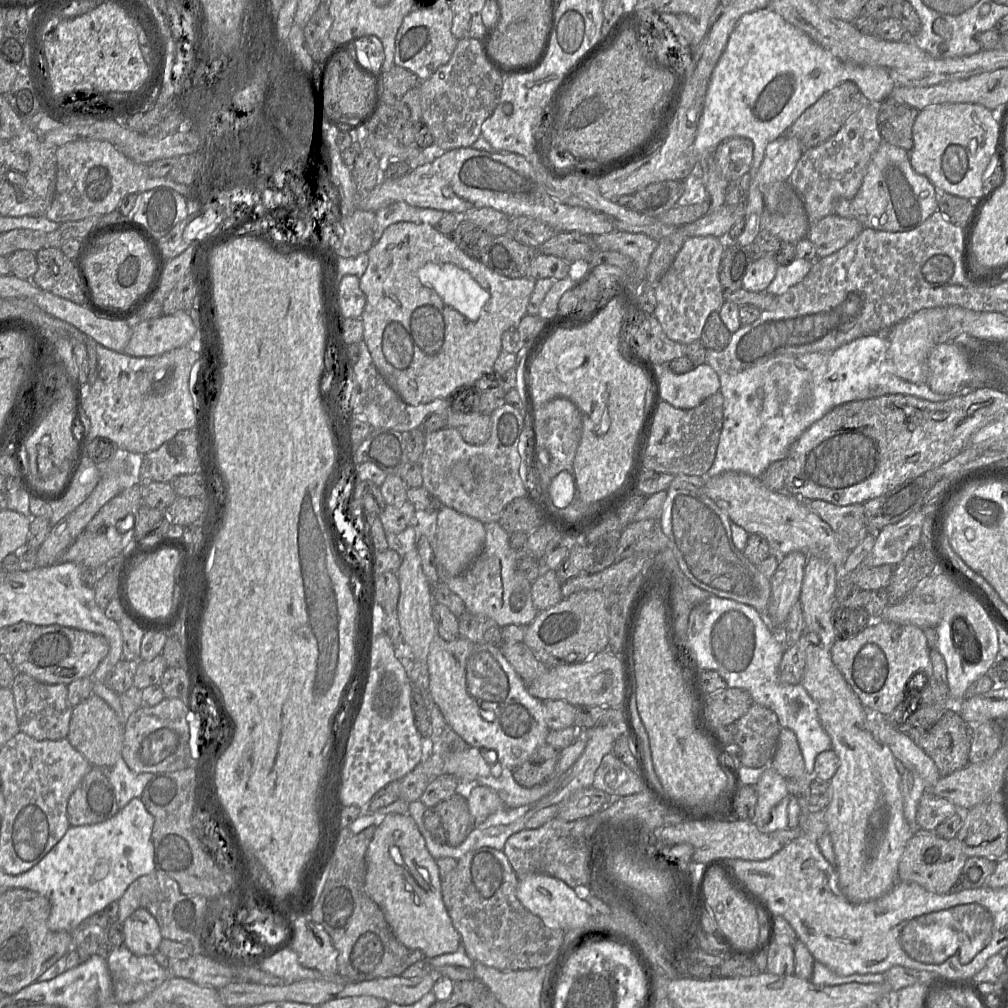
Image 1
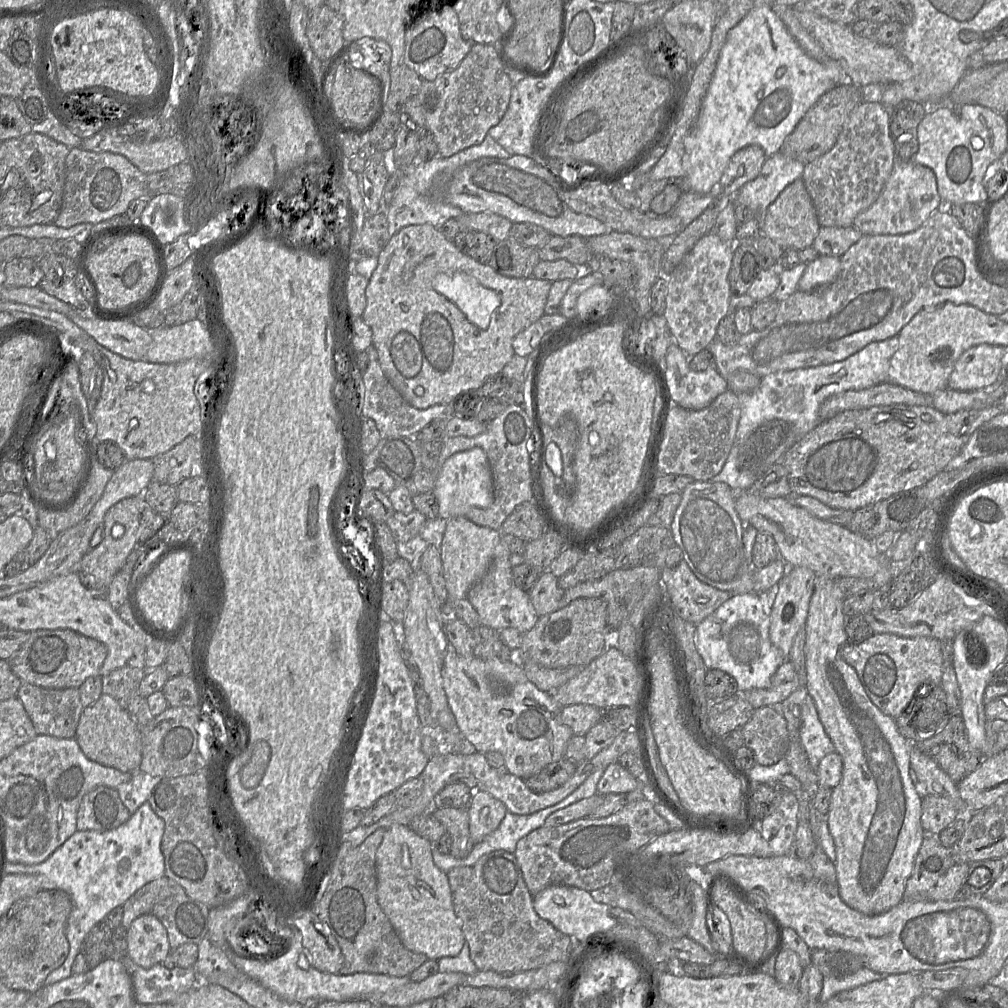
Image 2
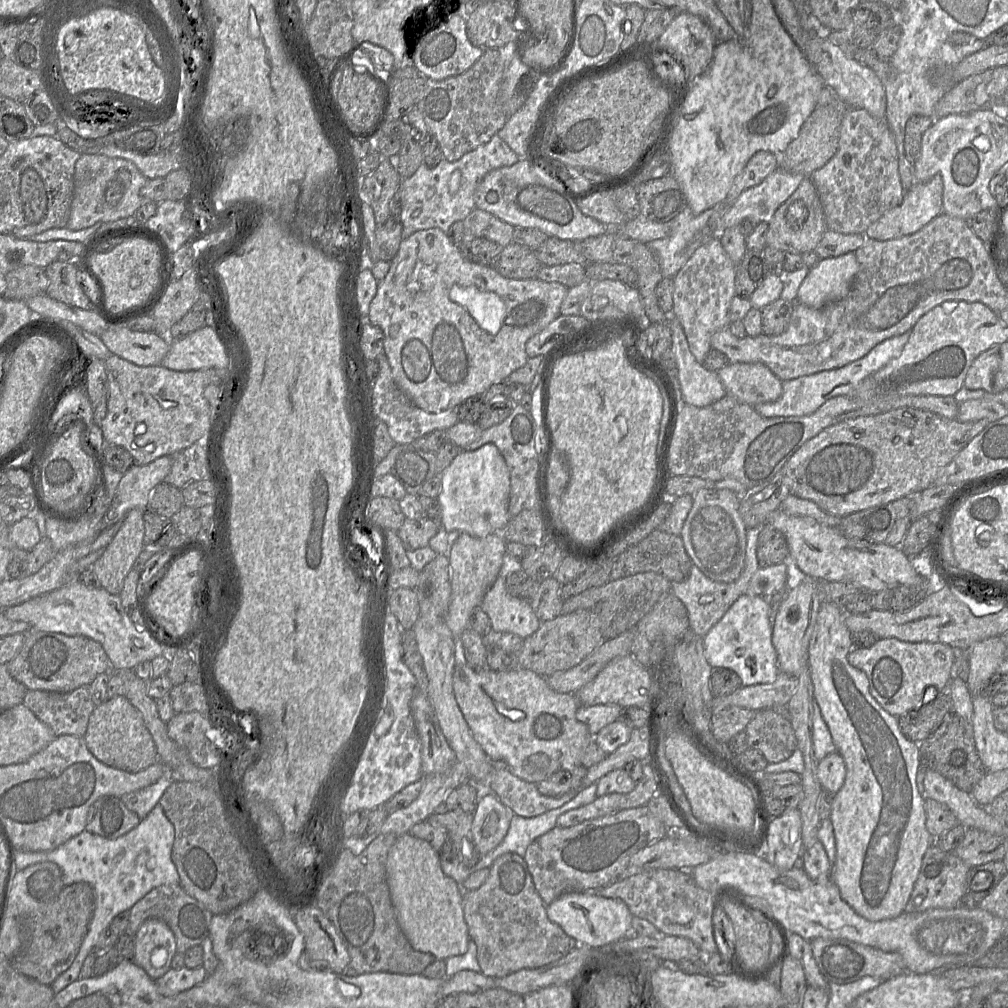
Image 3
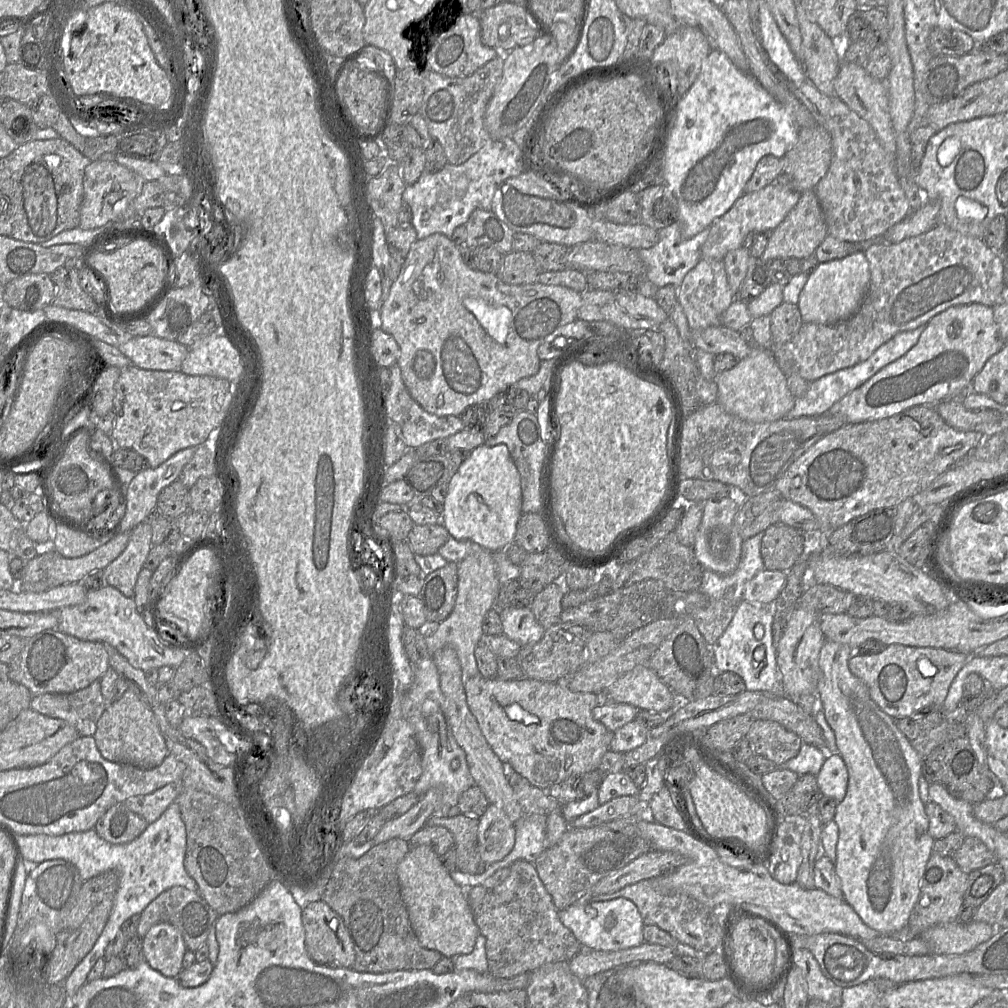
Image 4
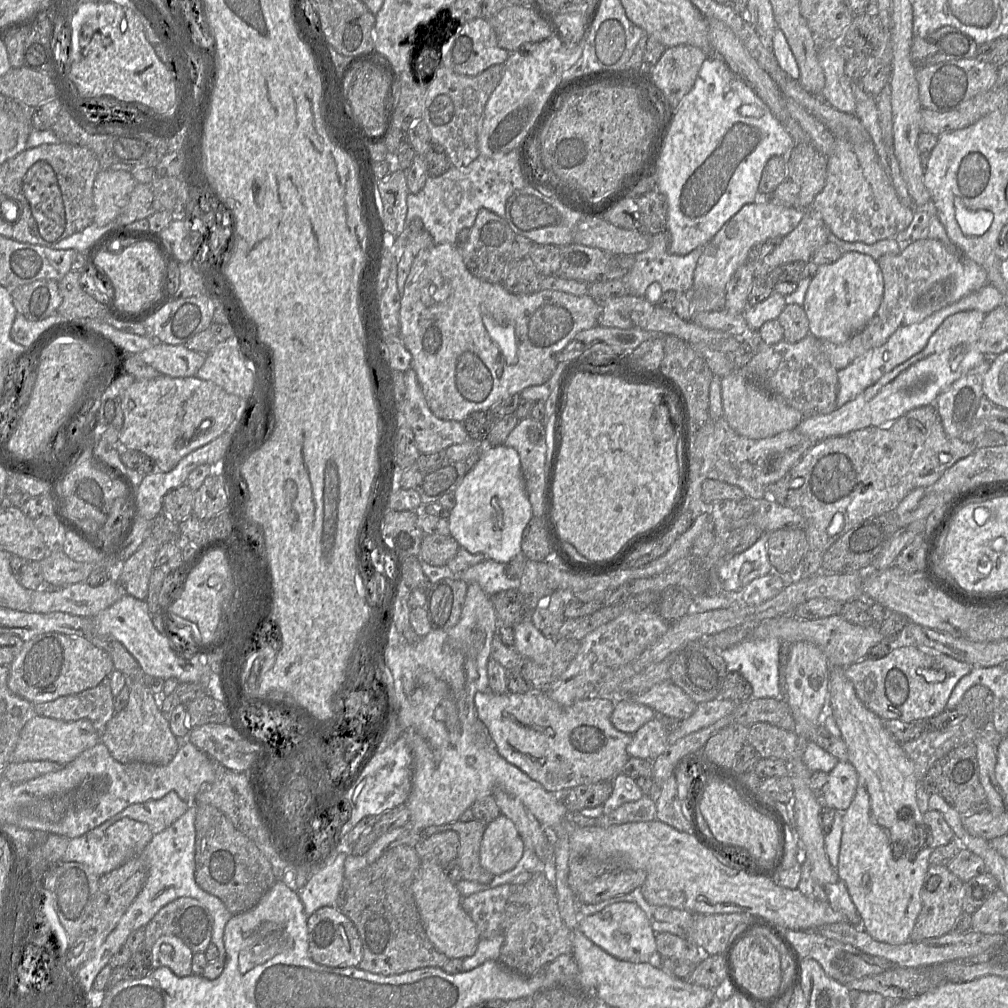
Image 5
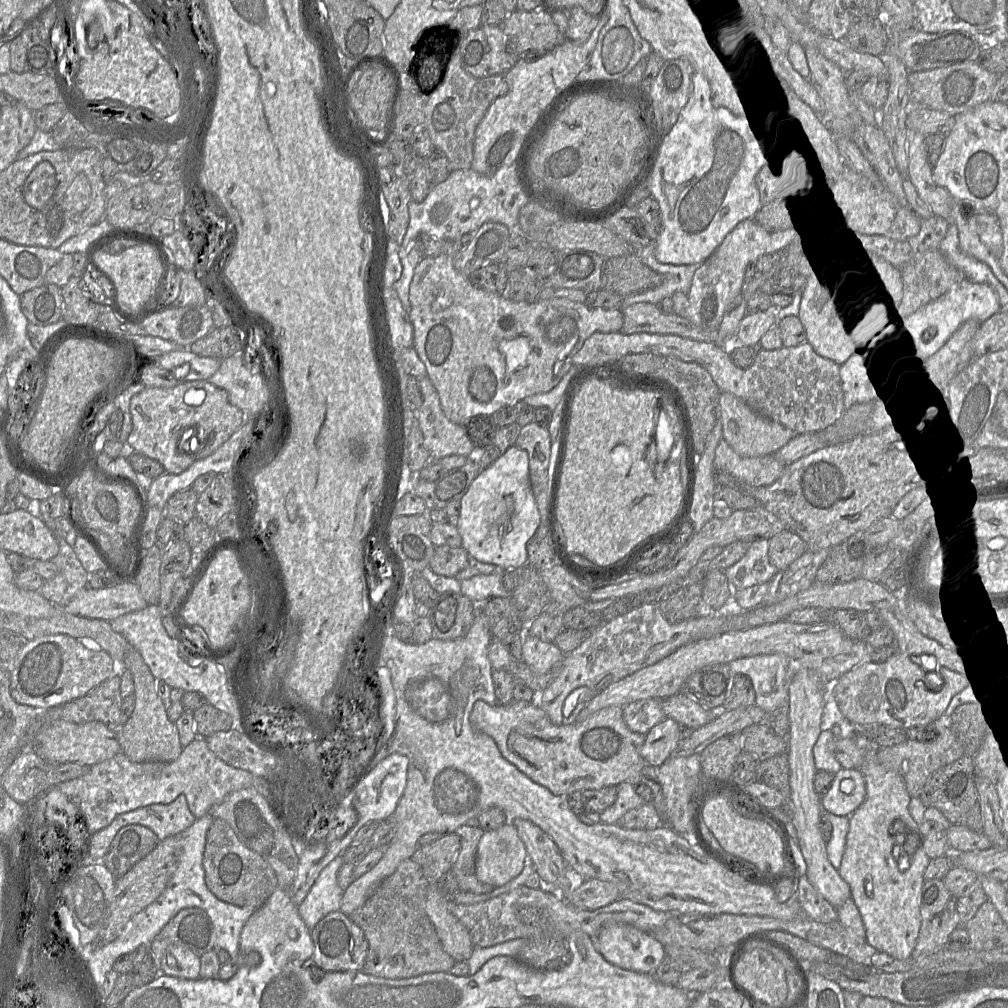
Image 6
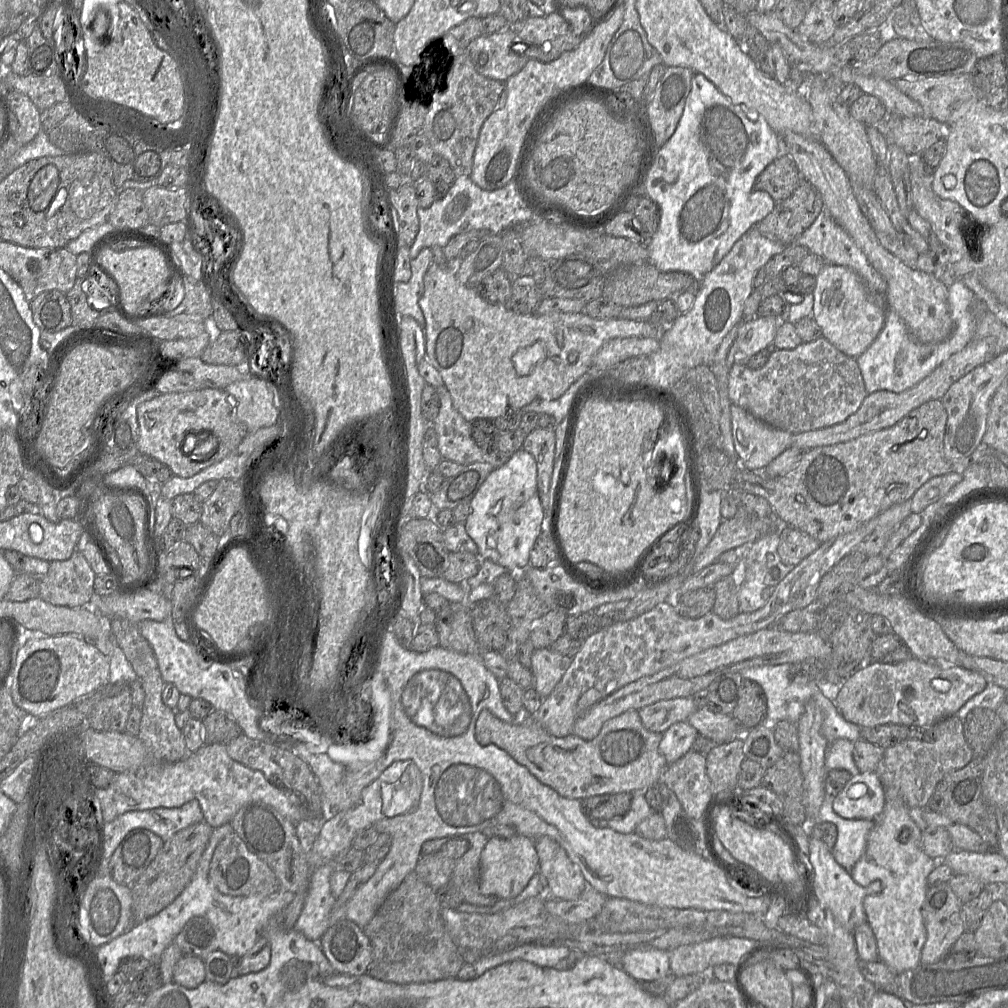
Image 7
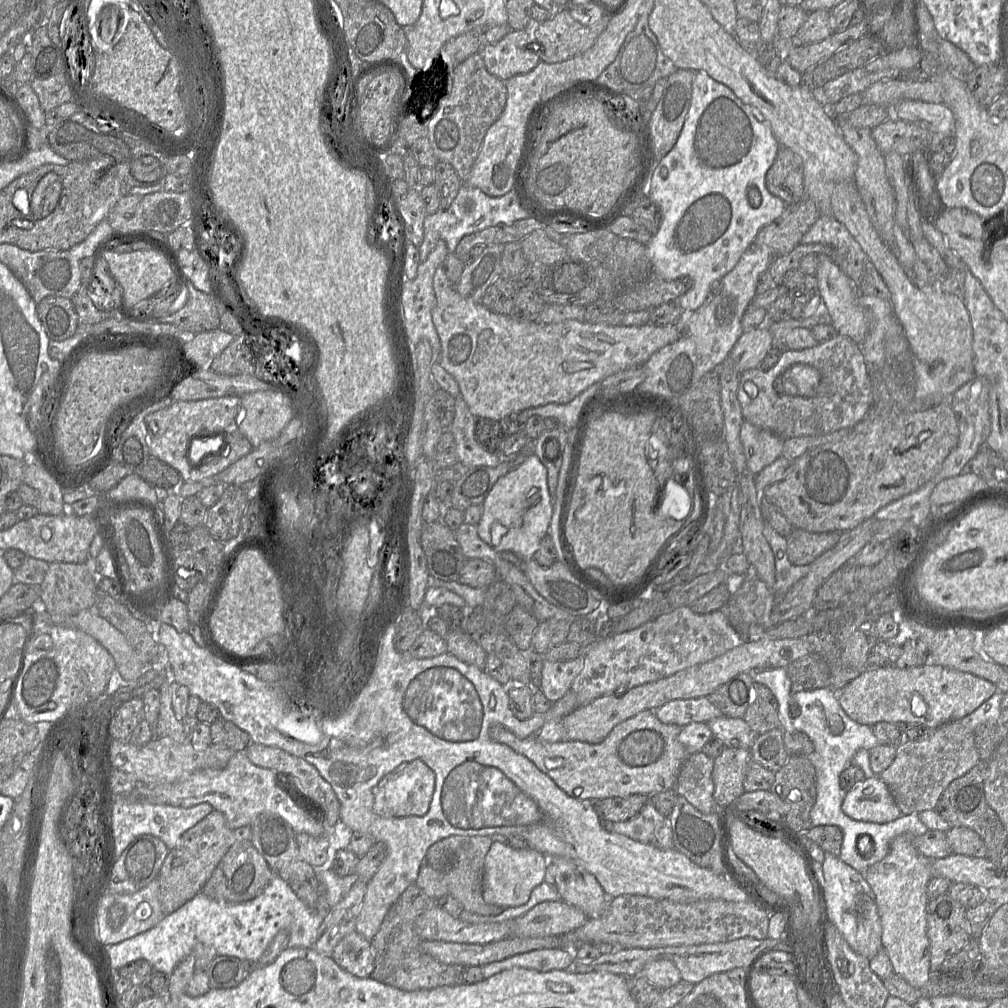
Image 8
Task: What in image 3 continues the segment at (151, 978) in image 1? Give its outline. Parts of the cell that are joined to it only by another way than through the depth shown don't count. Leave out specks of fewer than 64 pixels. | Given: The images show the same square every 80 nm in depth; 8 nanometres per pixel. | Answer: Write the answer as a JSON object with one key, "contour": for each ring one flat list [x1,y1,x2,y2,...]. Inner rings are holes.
{"contour":[[202,966,195,969,171,968,162,977,157,978,155,982,162,995,171,997,202,983,207,976,207,971]]}

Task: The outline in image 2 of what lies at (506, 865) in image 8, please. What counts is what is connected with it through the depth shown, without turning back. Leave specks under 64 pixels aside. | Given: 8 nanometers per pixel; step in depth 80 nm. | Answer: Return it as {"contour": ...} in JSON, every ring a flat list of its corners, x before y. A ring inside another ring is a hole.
{"contour":[[482,790,472,791,467,811,474,844,496,830,508,812,501,801]]}

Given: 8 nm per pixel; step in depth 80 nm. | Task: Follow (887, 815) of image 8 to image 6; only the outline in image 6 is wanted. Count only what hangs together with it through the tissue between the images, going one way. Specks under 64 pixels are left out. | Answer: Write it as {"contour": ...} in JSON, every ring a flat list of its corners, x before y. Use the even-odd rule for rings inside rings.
{"contour":[[842,768,835,773,830,789,821,797,821,807,838,816,850,816,865,796,866,783,861,770]]}

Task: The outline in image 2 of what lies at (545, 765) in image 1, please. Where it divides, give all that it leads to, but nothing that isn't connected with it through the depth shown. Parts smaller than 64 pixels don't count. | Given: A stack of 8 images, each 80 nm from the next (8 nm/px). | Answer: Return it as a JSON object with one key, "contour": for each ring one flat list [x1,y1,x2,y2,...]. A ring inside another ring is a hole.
{"contour":[[568,758,555,761,543,768,539,773,524,779,526,785,537,793,554,790,564,785,575,773,577,764]]}

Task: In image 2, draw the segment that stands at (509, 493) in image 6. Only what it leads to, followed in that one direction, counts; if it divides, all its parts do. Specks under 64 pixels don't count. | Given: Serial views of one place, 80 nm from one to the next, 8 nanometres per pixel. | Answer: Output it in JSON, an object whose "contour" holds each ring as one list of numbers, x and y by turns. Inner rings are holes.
{"contour":[[480,447,451,455,442,464,432,491,439,503,439,517,465,517,472,508,487,508,494,501,492,472,485,451]]}

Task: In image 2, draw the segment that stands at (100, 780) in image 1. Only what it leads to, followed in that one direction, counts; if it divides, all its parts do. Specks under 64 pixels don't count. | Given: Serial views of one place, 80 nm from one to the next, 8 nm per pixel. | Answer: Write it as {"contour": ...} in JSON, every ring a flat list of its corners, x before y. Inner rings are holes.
{"contour":[[98,786,87,793,77,812,77,830,113,830,131,817,116,789]]}

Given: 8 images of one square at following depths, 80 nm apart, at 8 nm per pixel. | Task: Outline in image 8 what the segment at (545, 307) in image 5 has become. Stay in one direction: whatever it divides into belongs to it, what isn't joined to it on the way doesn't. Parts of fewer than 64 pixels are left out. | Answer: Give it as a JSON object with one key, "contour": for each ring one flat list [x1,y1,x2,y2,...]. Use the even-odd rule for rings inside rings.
{"contour":[[443,265,435,271,433,289,436,305,431,315,441,345,438,363,456,380,460,396,474,416,497,421,528,408,569,403,593,384,617,372,643,365,655,352,682,336,679,325,656,326,648,323,642,326,614,326,577,320,542,324,539,321,518,320,488,309,480,301,461,296,446,275]]}

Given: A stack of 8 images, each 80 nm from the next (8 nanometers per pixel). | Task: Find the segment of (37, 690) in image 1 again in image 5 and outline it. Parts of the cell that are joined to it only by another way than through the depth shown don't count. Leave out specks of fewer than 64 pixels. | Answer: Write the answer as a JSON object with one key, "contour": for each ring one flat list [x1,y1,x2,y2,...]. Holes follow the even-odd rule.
{"contour":[[106,678,94,688,62,696,54,701,34,704,34,709,39,716,57,720,87,719,101,736,107,723,116,713,114,700,109,680]]}

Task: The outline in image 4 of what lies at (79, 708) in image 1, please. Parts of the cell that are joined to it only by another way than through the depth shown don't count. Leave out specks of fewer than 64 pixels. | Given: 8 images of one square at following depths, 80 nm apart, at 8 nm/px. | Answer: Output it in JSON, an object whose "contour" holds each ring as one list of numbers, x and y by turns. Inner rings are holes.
{"contour":[[132,690,107,706,97,722,93,735,101,755,108,761,129,764,142,769,159,766,169,750,151,709]]}

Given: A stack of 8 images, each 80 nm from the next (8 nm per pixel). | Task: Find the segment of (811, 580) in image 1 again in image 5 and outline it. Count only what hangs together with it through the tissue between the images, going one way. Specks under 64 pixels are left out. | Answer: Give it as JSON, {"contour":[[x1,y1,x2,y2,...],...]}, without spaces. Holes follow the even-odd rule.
{"contour":[[829,666,829,704,840,736,847,746,848,762,854,766,858,775,854,799,843,812,843,831,836,870,861,917,861,927,879,942,904,944,910,940,921,911,921,890,933,851,927,844,923,828,924,814,917,804,918,779,914,765,903,751,901,743,885,729,883,720,858,698,843,668]]}

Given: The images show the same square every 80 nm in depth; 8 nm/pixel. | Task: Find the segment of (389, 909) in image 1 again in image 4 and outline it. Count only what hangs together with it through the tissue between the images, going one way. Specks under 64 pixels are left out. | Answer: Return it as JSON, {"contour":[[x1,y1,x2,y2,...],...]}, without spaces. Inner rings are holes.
{"contour":[[411,846,398,864,397,875,401,897,420,944,446,958,471,953,479,929,468,904,466,890,453,881,441,857,429,846]]}

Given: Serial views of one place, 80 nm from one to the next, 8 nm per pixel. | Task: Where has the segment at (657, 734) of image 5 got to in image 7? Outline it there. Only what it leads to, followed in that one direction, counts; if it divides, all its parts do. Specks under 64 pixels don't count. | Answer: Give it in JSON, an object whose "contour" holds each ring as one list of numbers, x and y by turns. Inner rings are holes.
{"contour":[[687,721,674,723,661,734,659,751,669,765,693,750,698,736,698,731]]}

